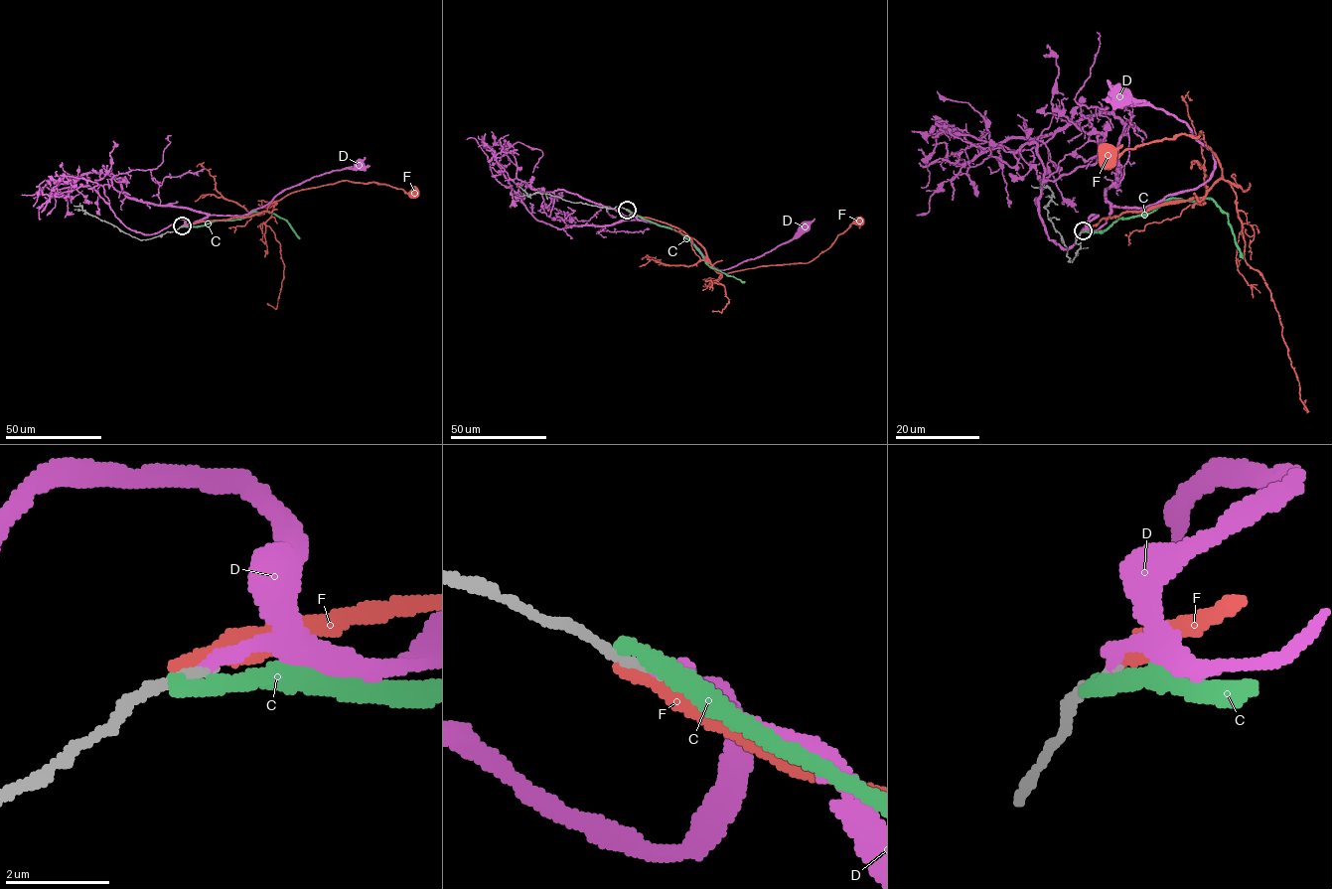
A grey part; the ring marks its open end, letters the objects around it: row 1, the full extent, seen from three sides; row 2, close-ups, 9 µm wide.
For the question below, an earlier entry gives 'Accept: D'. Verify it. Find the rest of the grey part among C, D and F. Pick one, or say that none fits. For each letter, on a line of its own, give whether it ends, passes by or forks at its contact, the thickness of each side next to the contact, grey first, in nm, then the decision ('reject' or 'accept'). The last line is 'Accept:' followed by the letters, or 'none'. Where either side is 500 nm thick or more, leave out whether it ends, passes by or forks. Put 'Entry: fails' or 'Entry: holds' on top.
Entry: holds
C: it ends; calibres 220 and 360 nm; reject
D: it ends; calibres 180 and 280 nm; accept
F: it ends; calibres 200 and 360 nm; reject
Accept: D

